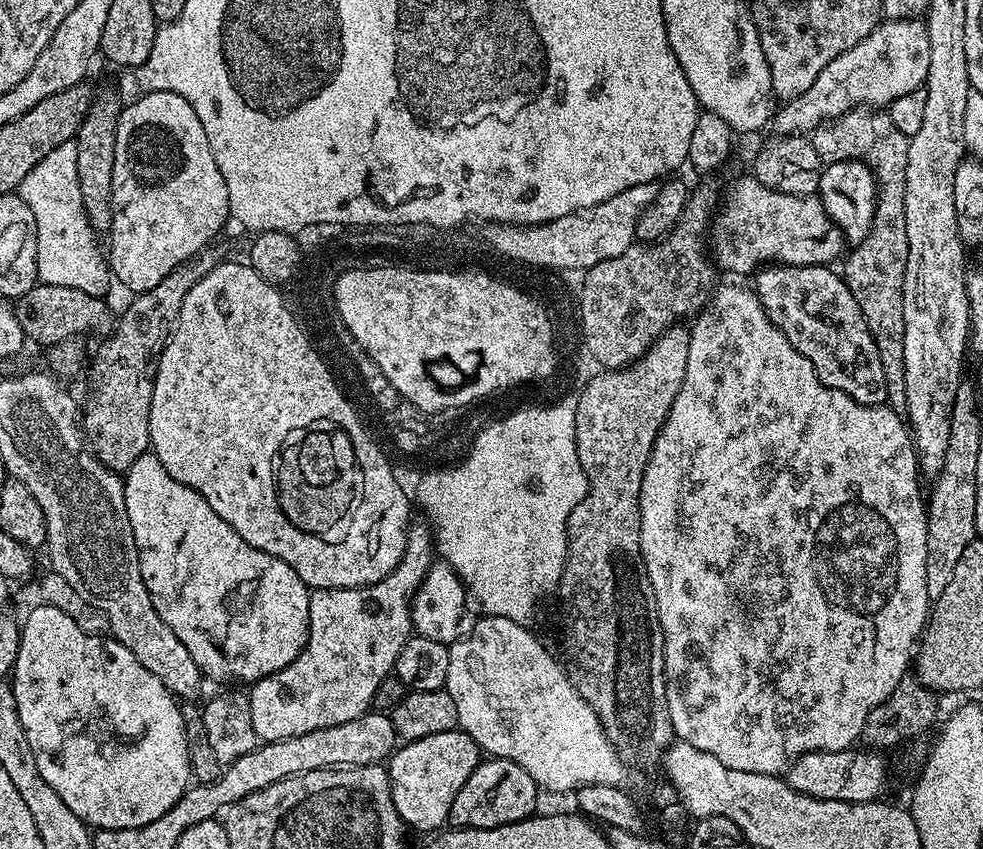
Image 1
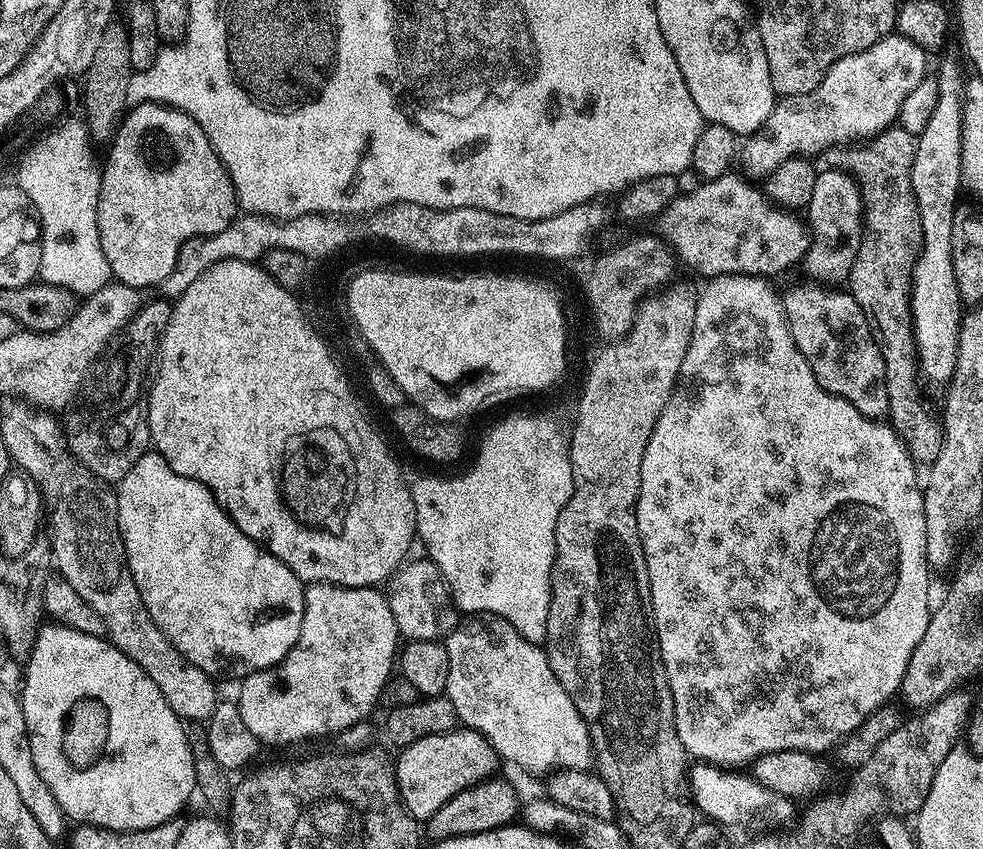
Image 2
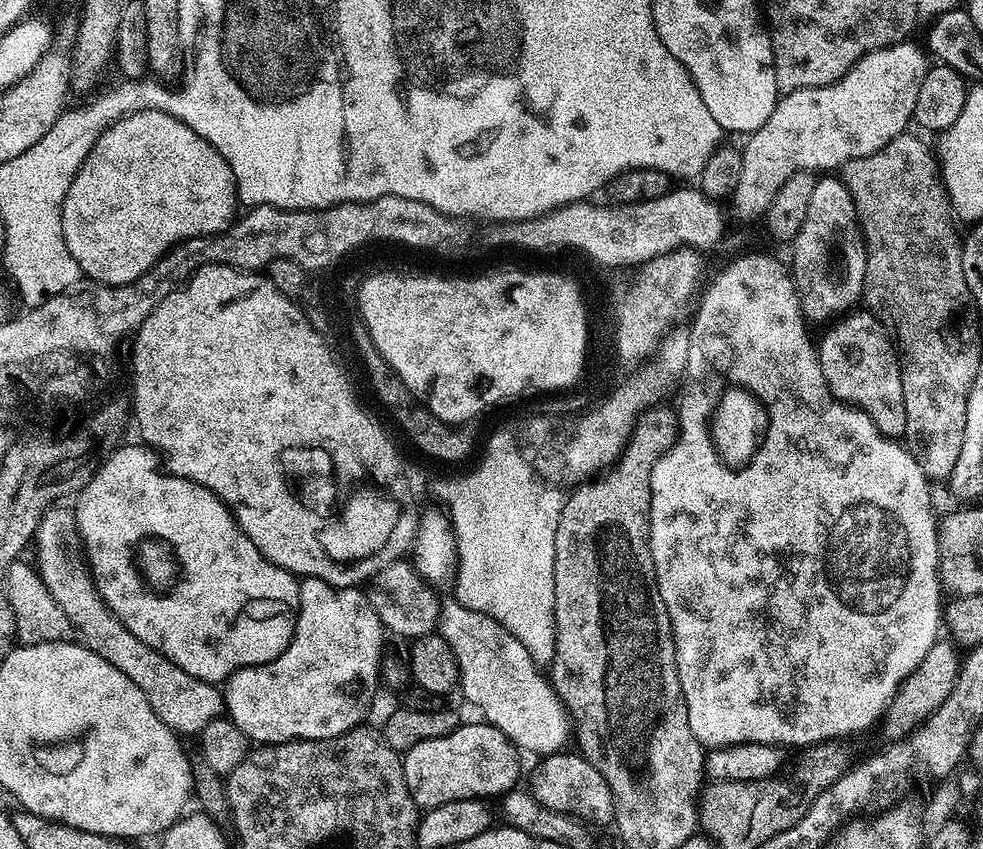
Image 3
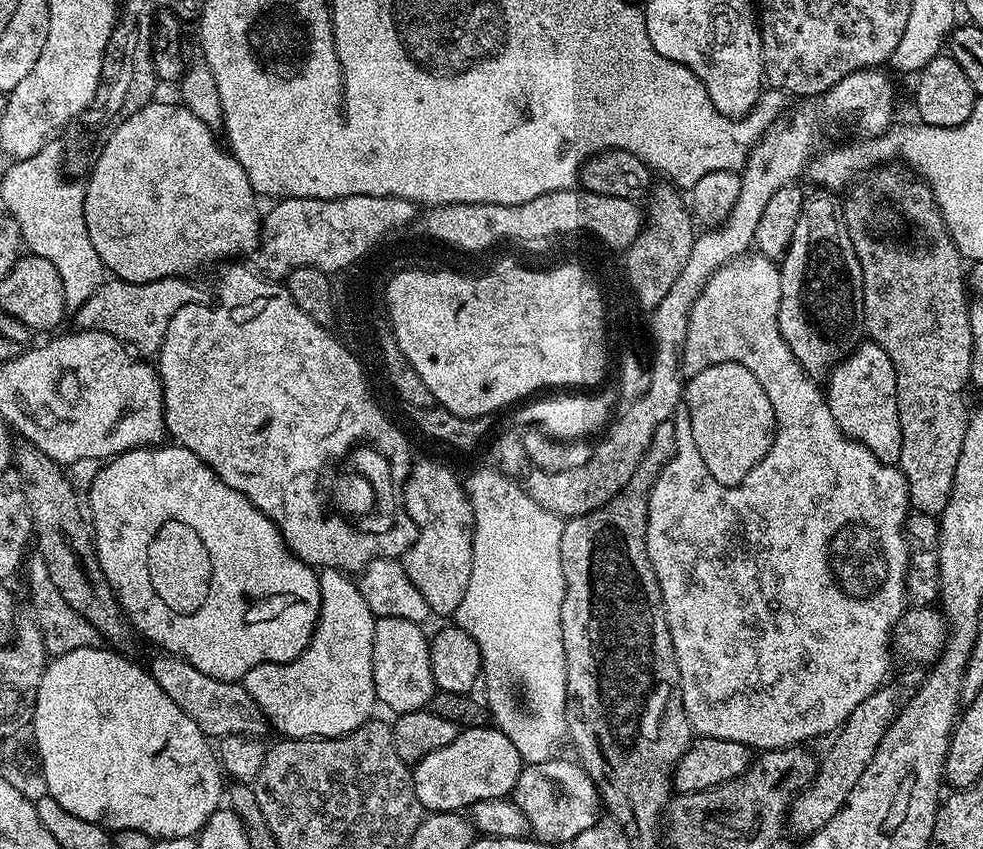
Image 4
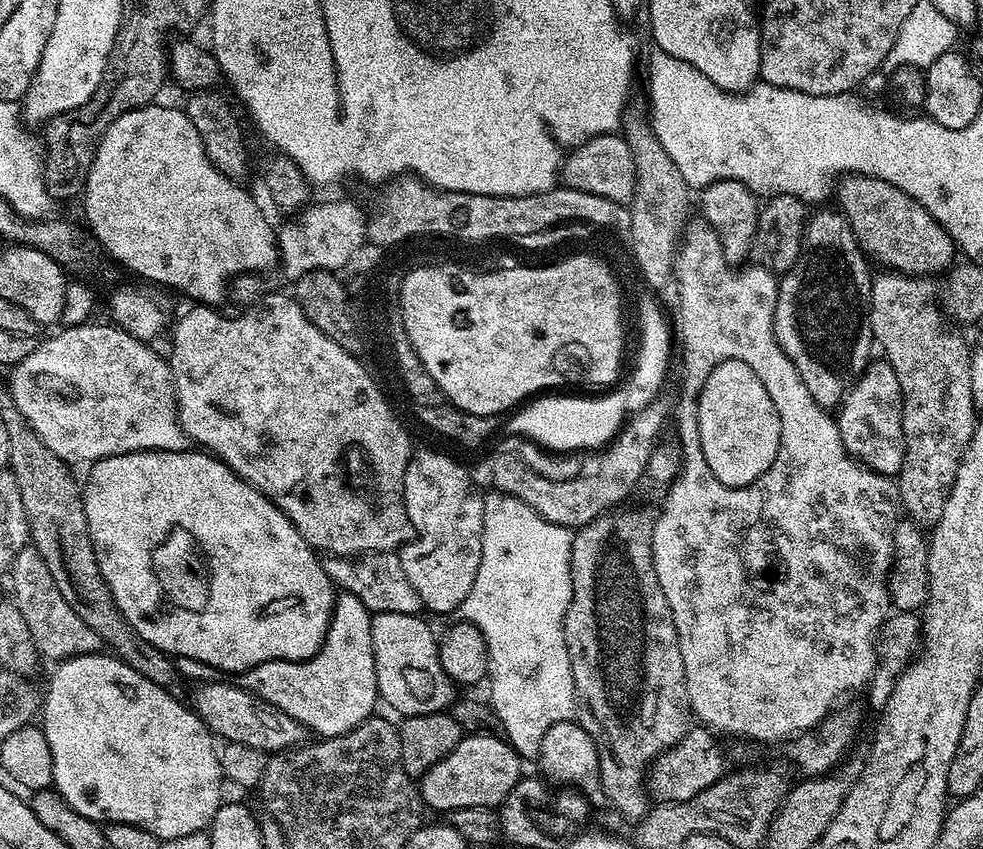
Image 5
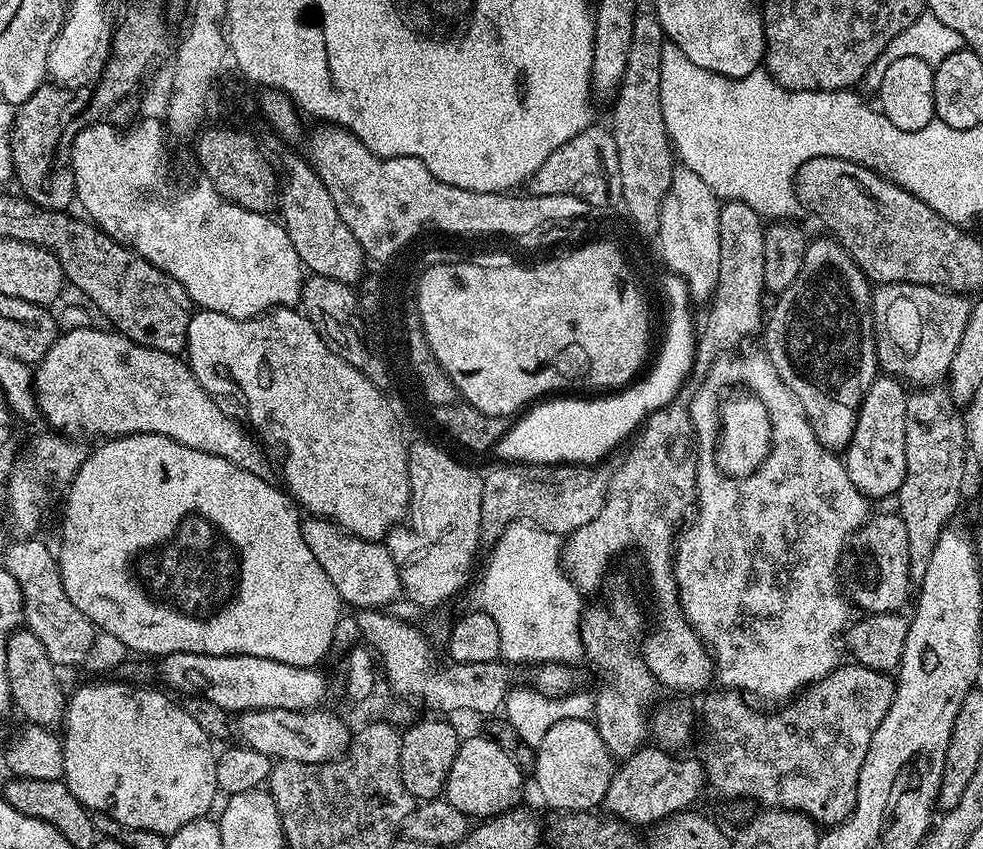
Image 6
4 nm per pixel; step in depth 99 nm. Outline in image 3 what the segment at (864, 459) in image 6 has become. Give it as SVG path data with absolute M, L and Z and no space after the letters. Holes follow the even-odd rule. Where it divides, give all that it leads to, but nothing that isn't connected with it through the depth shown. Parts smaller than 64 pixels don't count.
M859 311L837 319L831 325L833 328L818 340L822 378L833 399L859 409L871 420L878 433L892 438L901 427L904 408L894 383L894 356L890 351L890 340L871 312Z

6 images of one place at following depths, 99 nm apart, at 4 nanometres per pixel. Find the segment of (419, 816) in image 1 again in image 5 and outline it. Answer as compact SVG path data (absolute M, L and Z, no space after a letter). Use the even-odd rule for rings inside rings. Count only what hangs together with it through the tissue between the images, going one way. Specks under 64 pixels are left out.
M468 734L425 776L419 777L420 798L436 812L451 814L458 808L482 806L495 809L522 779L522 757L507 739L496 734Z

